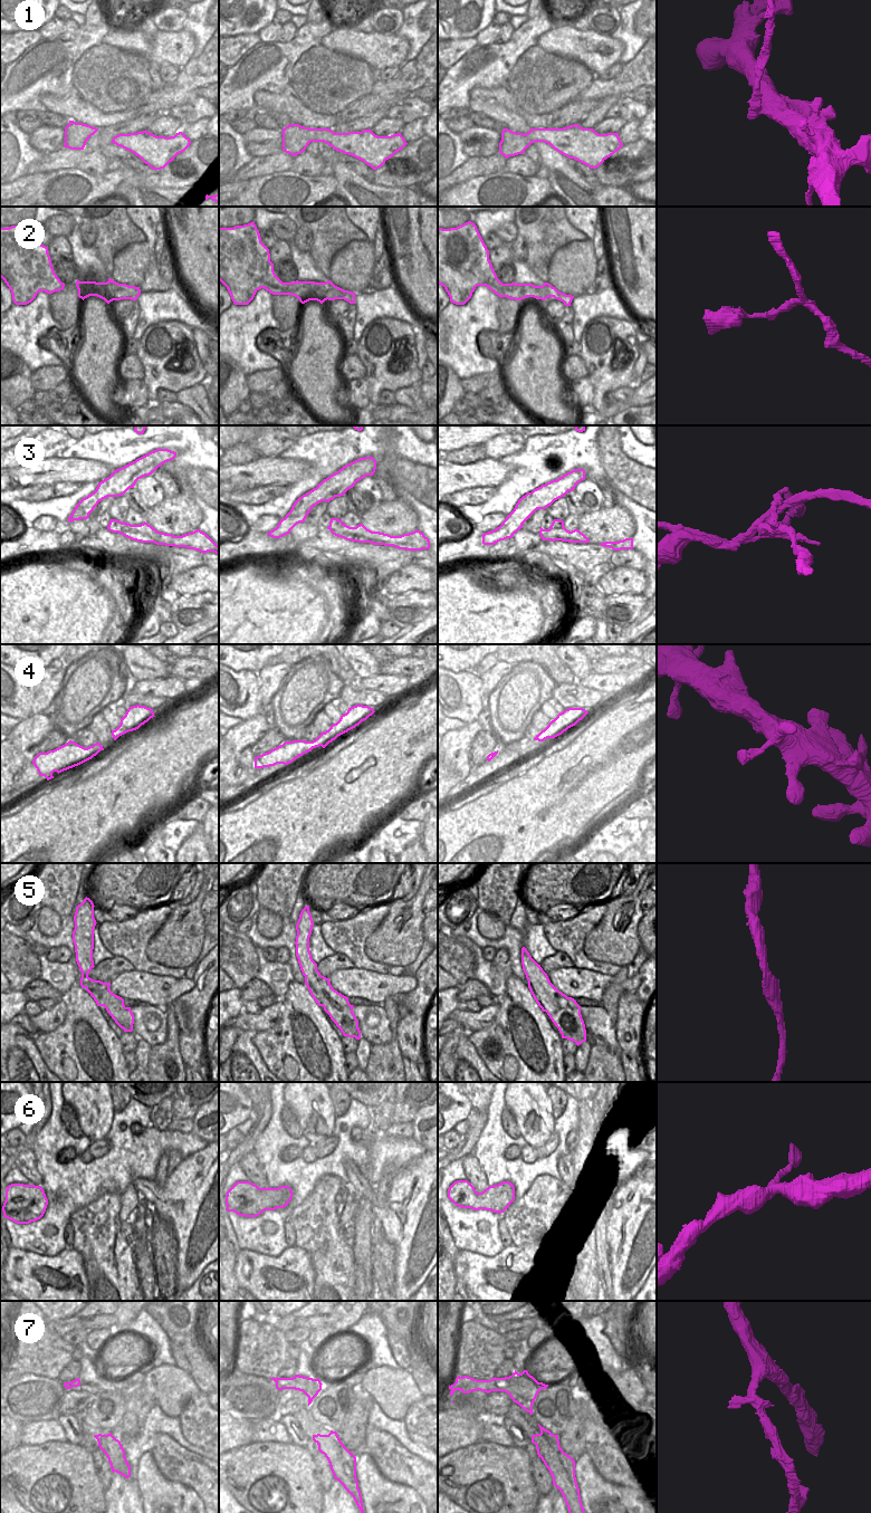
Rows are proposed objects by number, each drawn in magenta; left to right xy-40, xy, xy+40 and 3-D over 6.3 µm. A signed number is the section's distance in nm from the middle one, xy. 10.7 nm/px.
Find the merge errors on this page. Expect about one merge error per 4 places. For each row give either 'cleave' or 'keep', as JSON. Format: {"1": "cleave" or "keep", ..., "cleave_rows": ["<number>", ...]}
{"1": "cleave", "2": "keep", "3": "keep", "4": "keep", "5": "keep", "6": "keep", "7": "cleave", "cleave_rows": ["1", "7"]}

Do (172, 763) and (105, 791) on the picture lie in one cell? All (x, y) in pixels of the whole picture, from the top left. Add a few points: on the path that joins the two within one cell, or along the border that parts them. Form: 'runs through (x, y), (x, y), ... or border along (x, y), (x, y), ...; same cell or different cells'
runs through (155, 768), (122, 791); same cell

